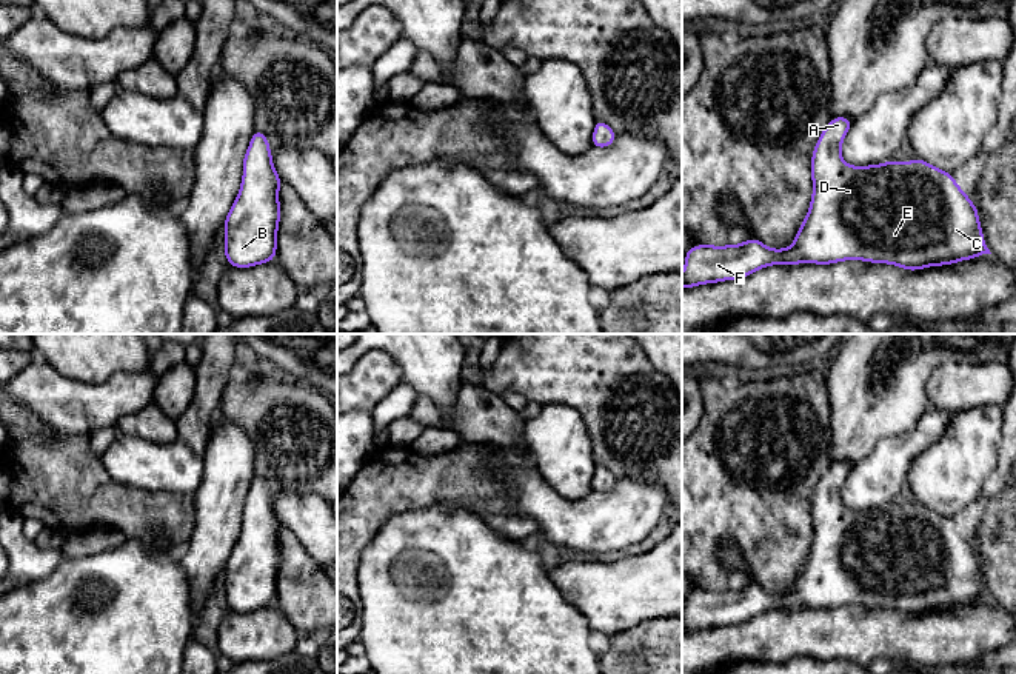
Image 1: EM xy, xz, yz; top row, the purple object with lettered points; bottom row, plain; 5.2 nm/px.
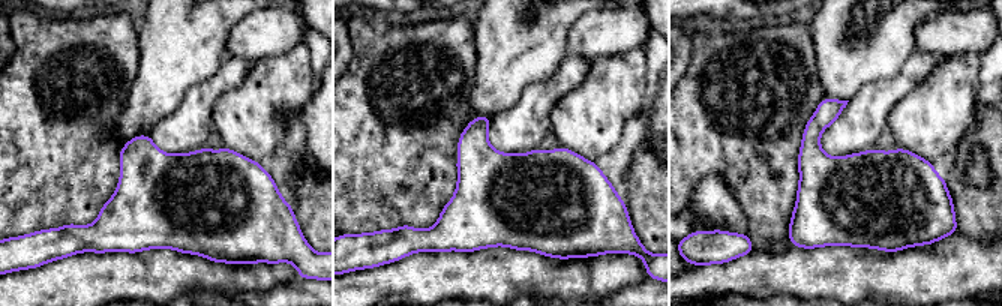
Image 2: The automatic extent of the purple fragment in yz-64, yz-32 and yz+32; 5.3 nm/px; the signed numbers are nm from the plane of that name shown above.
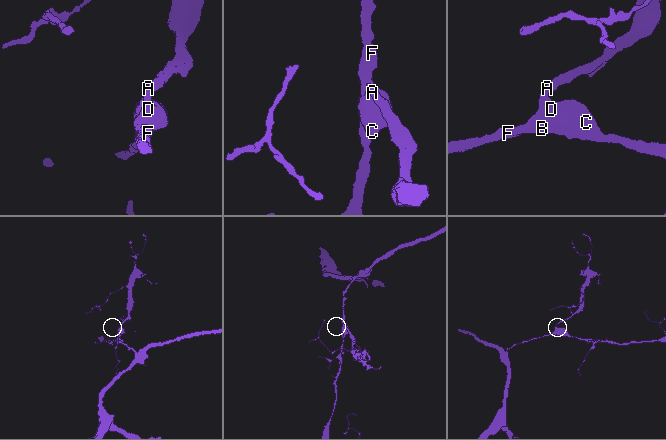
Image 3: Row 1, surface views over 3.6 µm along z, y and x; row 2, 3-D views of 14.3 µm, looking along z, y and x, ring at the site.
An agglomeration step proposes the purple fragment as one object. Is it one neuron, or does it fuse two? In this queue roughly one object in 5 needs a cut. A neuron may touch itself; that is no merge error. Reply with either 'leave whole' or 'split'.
leave whole

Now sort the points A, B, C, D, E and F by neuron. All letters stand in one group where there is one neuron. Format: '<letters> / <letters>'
A B C D E F

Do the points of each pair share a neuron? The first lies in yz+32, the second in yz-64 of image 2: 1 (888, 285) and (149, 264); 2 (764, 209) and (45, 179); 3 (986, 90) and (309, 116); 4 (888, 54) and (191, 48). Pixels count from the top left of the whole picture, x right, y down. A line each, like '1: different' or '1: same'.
1: same
2: same
3: different
4: same

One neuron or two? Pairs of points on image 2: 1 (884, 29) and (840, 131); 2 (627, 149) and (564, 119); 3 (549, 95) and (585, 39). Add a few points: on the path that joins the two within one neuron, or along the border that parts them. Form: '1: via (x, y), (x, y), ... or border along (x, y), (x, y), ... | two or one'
1: border along (887, 77), (867, 81), (848, 99) | two
2: border along (636, 114), (626, 123), (621, 138), (594, 161) | two
3: border along (569, 54), (578, 54), (590, 62) | two

